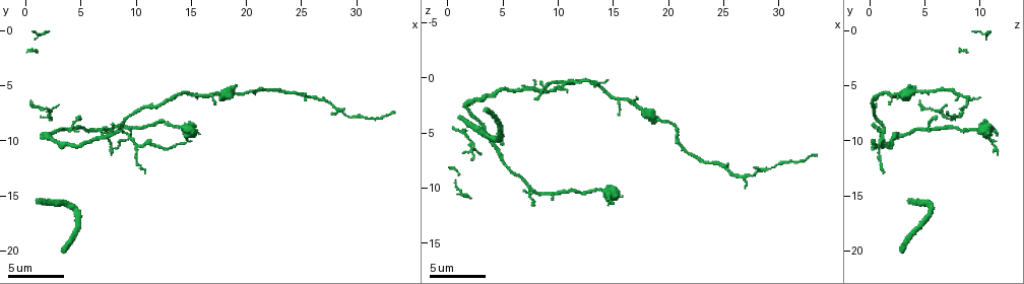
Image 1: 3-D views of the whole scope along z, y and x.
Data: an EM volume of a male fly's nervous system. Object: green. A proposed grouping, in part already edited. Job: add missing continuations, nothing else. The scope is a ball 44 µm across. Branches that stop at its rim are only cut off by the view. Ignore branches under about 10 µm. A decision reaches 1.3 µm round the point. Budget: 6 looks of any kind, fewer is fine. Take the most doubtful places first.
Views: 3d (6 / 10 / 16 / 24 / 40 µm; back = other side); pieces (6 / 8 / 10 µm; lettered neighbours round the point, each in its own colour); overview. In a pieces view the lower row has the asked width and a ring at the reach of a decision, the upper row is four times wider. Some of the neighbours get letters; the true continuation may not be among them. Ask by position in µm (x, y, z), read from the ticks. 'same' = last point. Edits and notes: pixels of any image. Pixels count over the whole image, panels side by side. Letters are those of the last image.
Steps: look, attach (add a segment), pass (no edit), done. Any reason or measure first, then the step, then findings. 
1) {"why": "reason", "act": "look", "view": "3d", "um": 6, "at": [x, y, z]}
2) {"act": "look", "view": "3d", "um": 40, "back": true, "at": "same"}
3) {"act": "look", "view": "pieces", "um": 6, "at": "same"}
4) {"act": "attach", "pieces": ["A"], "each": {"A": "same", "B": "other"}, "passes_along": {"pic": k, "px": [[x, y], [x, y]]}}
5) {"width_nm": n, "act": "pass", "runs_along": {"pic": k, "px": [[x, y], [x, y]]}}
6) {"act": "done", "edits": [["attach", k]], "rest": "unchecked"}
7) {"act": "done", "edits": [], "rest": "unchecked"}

{"why": "long arm stops here", "act": "look", "view": "pieces", "um": 6, "at": [14.8, 10.0, 11.2]}

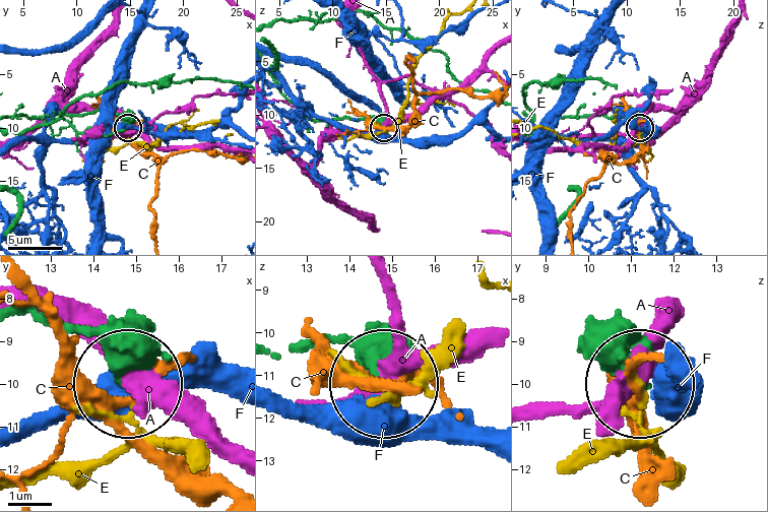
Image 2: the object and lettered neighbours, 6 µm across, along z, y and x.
{"act": "pass", "each": {"A": "other", "C": "other", "E": "other", "F": "other"}, "found": "none of them fits"}

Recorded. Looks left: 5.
{"why": "an open end", "act": "look", "view": "pieces", "um": 8, "at": [4.8, 7.8, 6.0]}

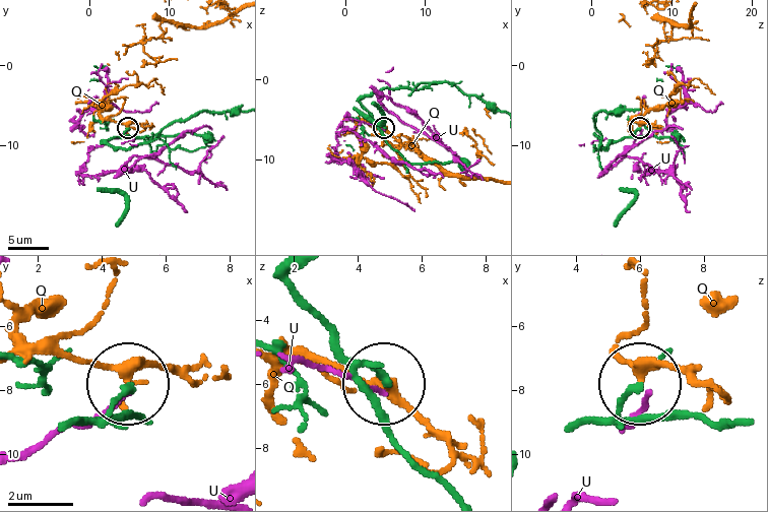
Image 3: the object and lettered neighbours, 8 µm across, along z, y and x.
{"act": "pass", "each": {"Q": "other", "U": "other"}, "runs_along": {"pic": 3, "px": [[579, 428], [612, 422], [633, 386]]}, "found": "no lettered segment goes on from it"}

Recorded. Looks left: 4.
{"act": "look", "view": "3d", "um": 10, "at": [14.4, 10.2, 0.4]}

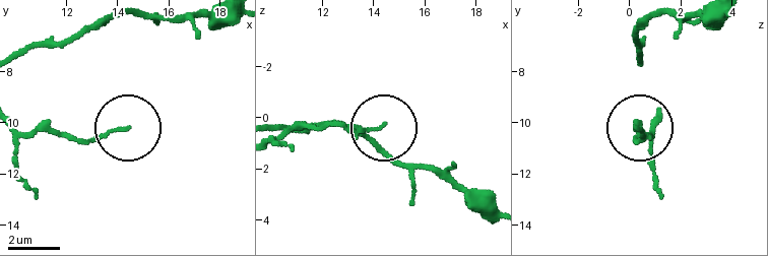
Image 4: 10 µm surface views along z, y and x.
{"act": "look", "view": "pieces", "um": 8, "at": [14.3, 10.2, 0.4]}

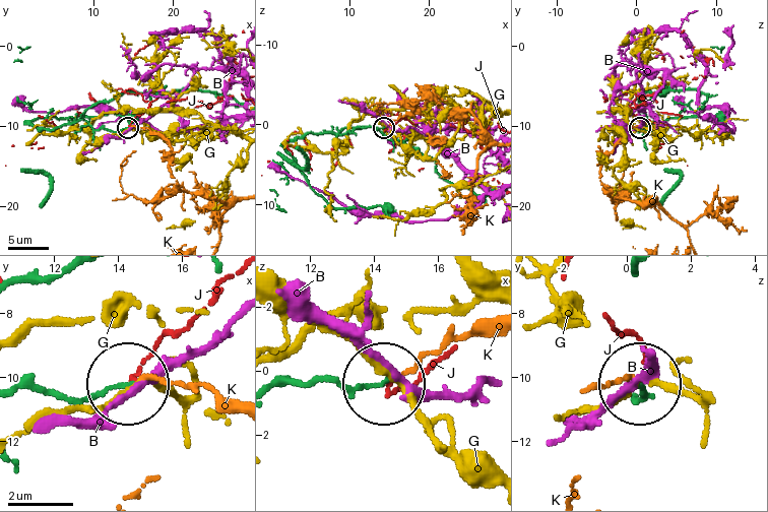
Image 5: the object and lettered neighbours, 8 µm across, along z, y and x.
{"act": "pass", "each": {"B": "other", "G": "other", "J": "other", "K": "other"}, "runs_along": {"pic": 5, "px": [[274, 387], [331, 379], [378, 387]]}, "found": "none of them fits"}

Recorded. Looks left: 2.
{"act": "done", "edits": [], "rest": "unchecked"}

